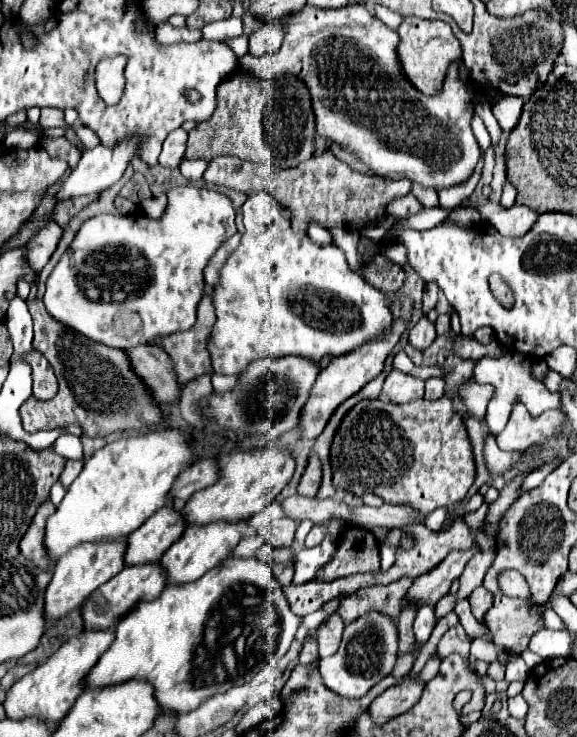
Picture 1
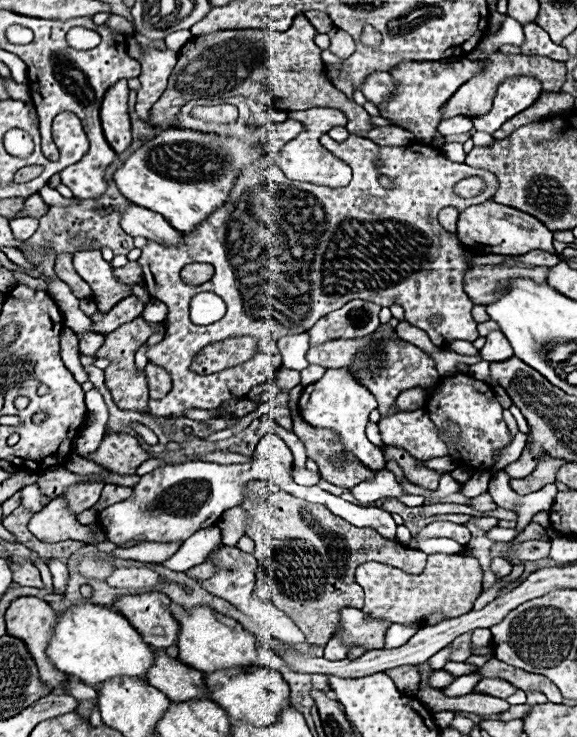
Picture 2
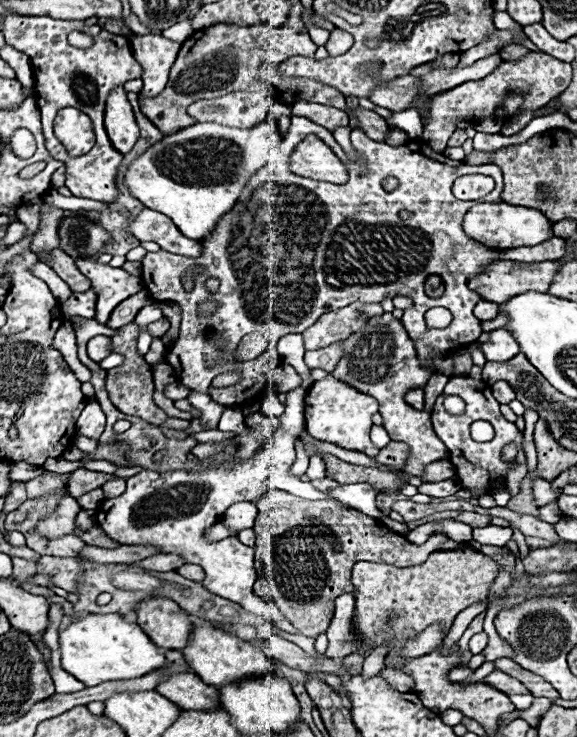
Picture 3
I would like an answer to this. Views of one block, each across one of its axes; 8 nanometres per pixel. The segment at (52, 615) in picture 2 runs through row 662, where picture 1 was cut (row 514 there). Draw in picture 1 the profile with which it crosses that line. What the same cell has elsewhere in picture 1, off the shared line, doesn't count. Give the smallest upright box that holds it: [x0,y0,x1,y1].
[20,500,56,570]

